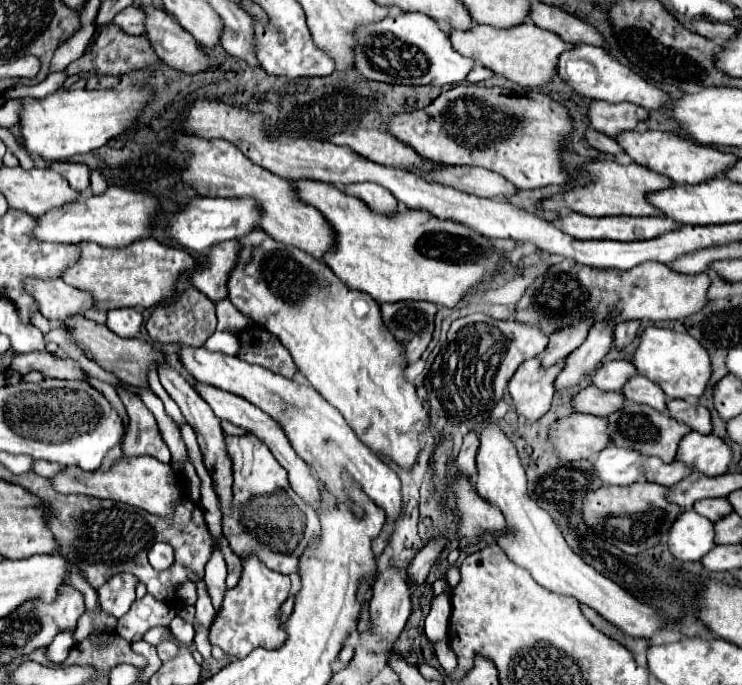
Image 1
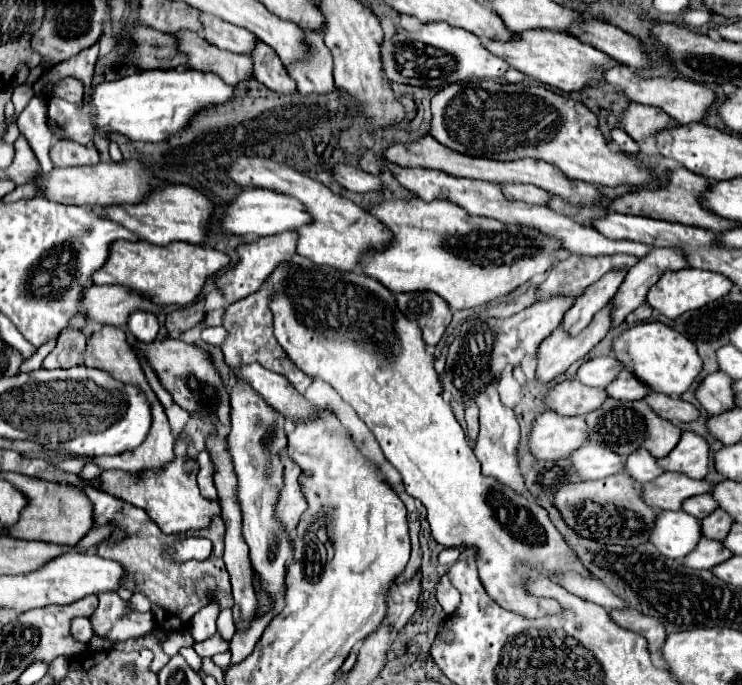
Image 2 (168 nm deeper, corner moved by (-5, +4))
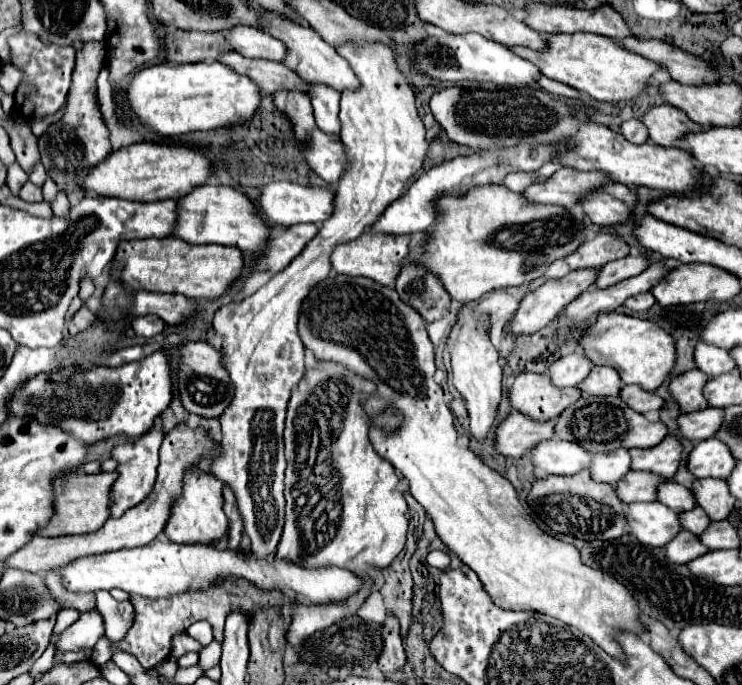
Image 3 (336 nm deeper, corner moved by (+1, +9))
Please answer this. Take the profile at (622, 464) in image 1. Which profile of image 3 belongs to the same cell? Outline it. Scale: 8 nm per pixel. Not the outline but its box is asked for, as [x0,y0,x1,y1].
[530,439,594,475]

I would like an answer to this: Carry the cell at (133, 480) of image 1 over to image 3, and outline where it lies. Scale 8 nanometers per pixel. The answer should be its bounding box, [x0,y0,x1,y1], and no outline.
[164,467,228,543]

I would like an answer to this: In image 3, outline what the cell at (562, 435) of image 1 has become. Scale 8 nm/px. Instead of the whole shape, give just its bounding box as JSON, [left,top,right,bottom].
[496,409,556,457]

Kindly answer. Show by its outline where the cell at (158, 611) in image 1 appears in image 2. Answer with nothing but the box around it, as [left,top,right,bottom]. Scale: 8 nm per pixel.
[128,594,150,612]

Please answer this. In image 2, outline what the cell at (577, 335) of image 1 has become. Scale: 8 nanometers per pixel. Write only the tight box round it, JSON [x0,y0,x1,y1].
[562,270,626,334]

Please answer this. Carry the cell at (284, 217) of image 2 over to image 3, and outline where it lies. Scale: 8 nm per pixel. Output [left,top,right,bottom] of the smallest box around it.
[256,181,334,225]

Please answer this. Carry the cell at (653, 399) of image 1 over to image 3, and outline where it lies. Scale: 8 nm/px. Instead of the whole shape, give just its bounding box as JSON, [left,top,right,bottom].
[578,367,624,397]

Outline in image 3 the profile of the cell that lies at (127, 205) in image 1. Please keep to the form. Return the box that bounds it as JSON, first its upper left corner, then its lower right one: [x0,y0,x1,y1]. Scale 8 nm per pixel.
[172,185,270,251]

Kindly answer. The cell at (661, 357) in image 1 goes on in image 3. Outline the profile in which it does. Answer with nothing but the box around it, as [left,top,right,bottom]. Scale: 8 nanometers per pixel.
[580,313,676,391]

